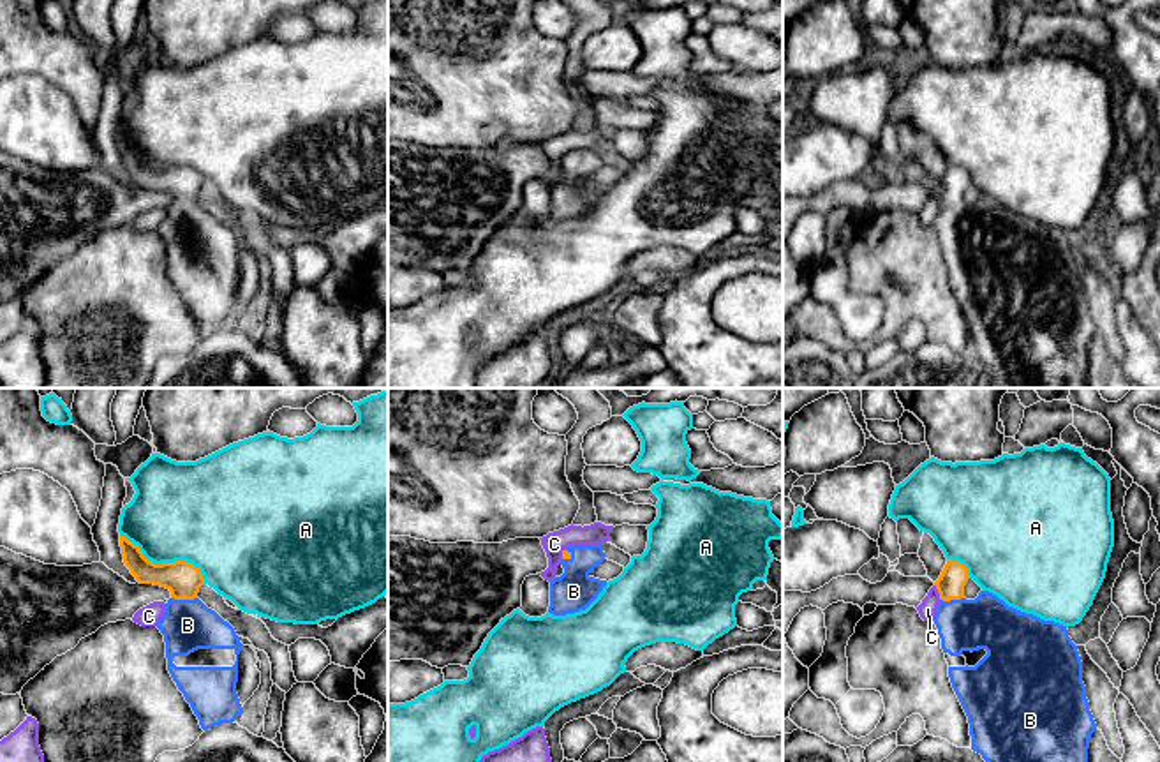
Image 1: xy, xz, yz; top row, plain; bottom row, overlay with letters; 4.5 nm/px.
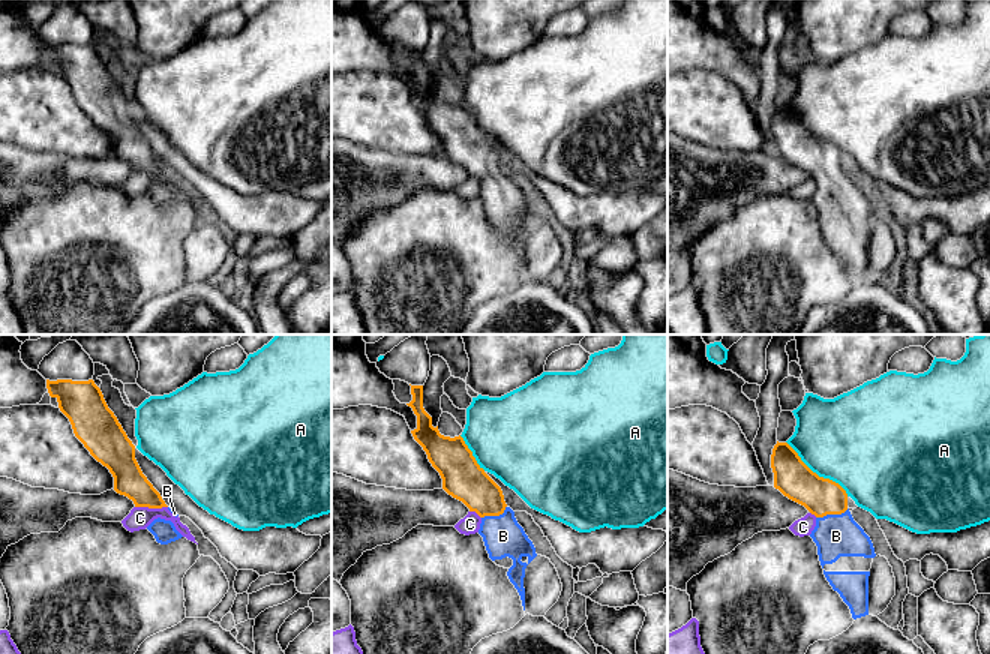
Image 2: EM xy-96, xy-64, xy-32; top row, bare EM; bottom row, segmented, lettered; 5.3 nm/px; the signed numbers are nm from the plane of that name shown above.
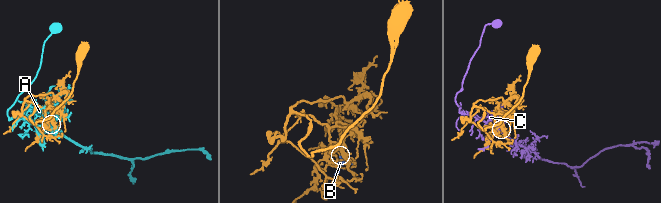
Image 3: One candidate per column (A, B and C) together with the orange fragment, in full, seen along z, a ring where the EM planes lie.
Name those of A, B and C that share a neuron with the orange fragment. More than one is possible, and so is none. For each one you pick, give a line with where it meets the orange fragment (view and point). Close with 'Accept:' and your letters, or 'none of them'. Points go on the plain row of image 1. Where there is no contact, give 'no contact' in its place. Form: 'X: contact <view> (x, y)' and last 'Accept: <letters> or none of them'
B: contact xy (184, 203)
Accept: B

